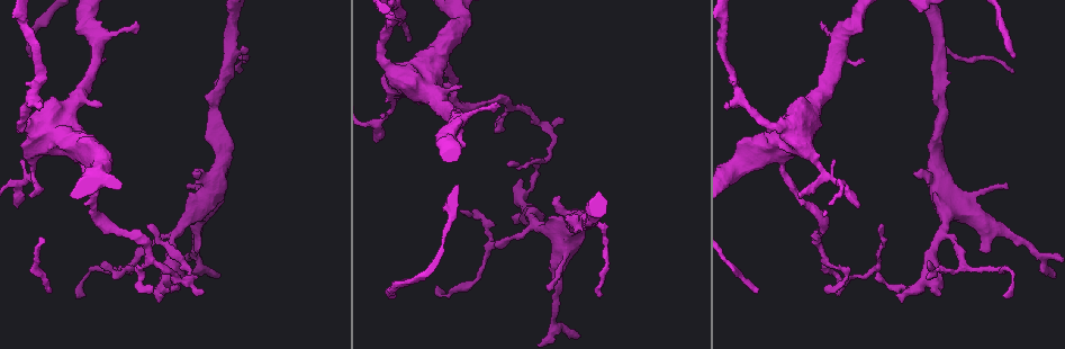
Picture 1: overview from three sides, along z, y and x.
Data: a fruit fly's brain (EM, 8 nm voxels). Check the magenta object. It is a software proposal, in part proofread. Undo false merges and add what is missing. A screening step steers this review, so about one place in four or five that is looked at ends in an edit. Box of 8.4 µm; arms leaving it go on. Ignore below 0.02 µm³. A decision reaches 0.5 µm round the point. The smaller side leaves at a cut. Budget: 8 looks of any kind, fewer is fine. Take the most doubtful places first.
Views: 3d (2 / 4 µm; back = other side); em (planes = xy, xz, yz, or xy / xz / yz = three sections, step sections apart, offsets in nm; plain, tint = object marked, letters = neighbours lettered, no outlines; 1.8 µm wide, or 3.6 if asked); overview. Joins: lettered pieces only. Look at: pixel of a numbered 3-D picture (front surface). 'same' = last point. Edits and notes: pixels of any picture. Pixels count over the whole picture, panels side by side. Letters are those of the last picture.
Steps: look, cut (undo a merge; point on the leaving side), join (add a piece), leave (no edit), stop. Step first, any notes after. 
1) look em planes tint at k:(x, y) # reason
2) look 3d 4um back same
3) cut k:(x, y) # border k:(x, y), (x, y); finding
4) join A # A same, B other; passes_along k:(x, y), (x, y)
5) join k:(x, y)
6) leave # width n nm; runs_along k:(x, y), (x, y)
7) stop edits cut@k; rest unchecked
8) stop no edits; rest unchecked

look 3d 4um at 1:(30, 55) # branch stops here

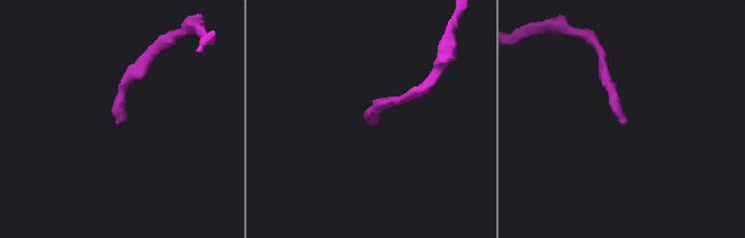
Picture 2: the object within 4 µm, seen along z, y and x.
look em planes letters at 2:(118, 122)

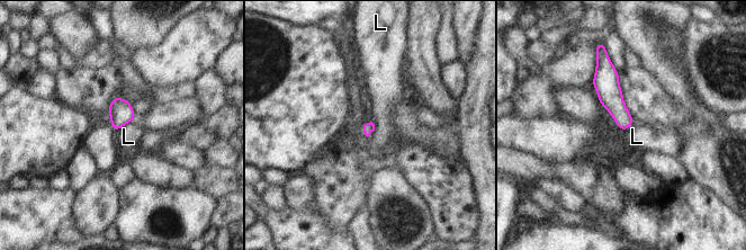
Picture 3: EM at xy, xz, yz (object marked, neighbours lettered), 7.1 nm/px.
leave # L other; runs_along 3:(605, 61), (605, 83), (623, 127); no lettered piece goes on from it

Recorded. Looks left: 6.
look em planes letters at 1:(879, 270) # long arm stops here

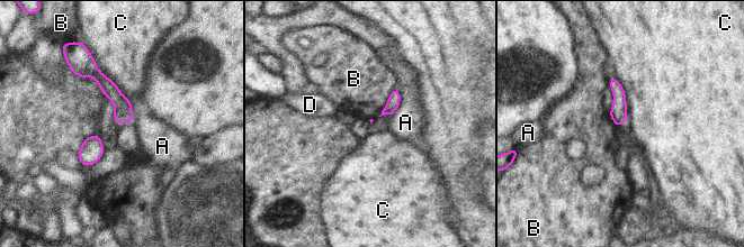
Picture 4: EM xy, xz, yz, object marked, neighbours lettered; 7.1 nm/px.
leave # A other, B other, C other, D other; border 4:(90, 53), (96, 66), (131, 103); no lettered piece goes on from it

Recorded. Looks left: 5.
look em 3.6um planes plain at 1:(462, 88)

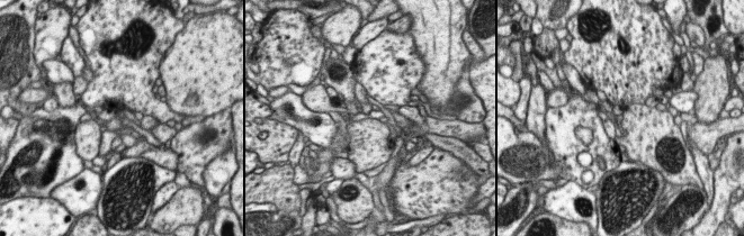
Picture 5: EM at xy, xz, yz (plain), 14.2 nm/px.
look em 3.6um planes letters same

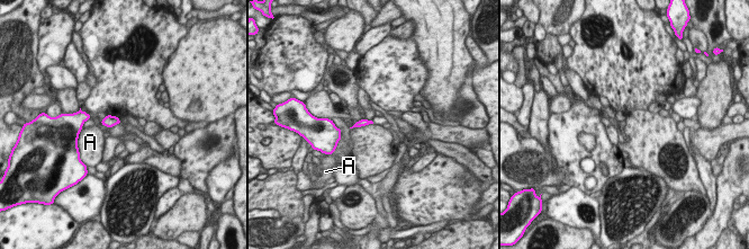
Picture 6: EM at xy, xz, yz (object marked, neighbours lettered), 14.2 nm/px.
leave # A other; border 6:(341, 136), (339, 141); no lettered piece goes on from it

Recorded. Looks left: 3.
look 3d 4um at 1:(963, 262) # abrupt turn

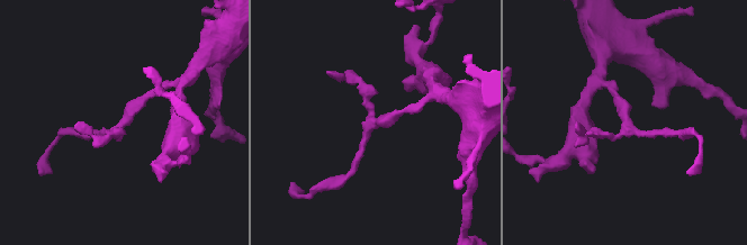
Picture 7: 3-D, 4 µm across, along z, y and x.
look em planes letters at 7:(120, 124)

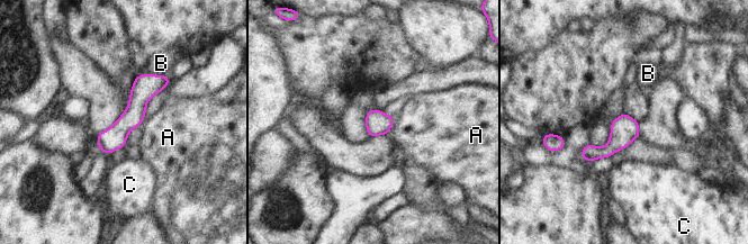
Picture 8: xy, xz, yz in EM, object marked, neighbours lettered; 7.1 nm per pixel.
leave # A other, B other, C other; runs_along 8:(167, 79), (138, 101), (104, 148); one neuron here

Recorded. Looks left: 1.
stop no edits; rest unchecked

